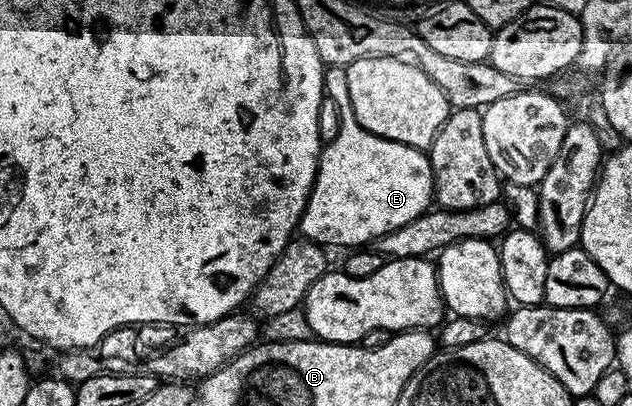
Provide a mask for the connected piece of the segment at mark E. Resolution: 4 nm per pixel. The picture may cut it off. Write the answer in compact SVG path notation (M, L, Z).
M345 93L337 96L338 110L340 111L340 131L336 131L336 139L323 144L322 154L318 156L318 170L316 171L316 179L314 180L314 190L310 193L308 203L304 207L304 215L300 226L300 233L305 240L317 241L323 247L331 247L330 245L350 245L346 247L366 247L377 241L379 237L385 236L386 233L395 232L398 228L404 227L406 224L412 223L423 213L431 208L434 201L434 172L430 166L429 156L423 150L413 149L399 141L389 141L380 135L372 135L372 131L368 131L364 127L360 127L360 123L354 118L352 111L352 103L350 97Z

